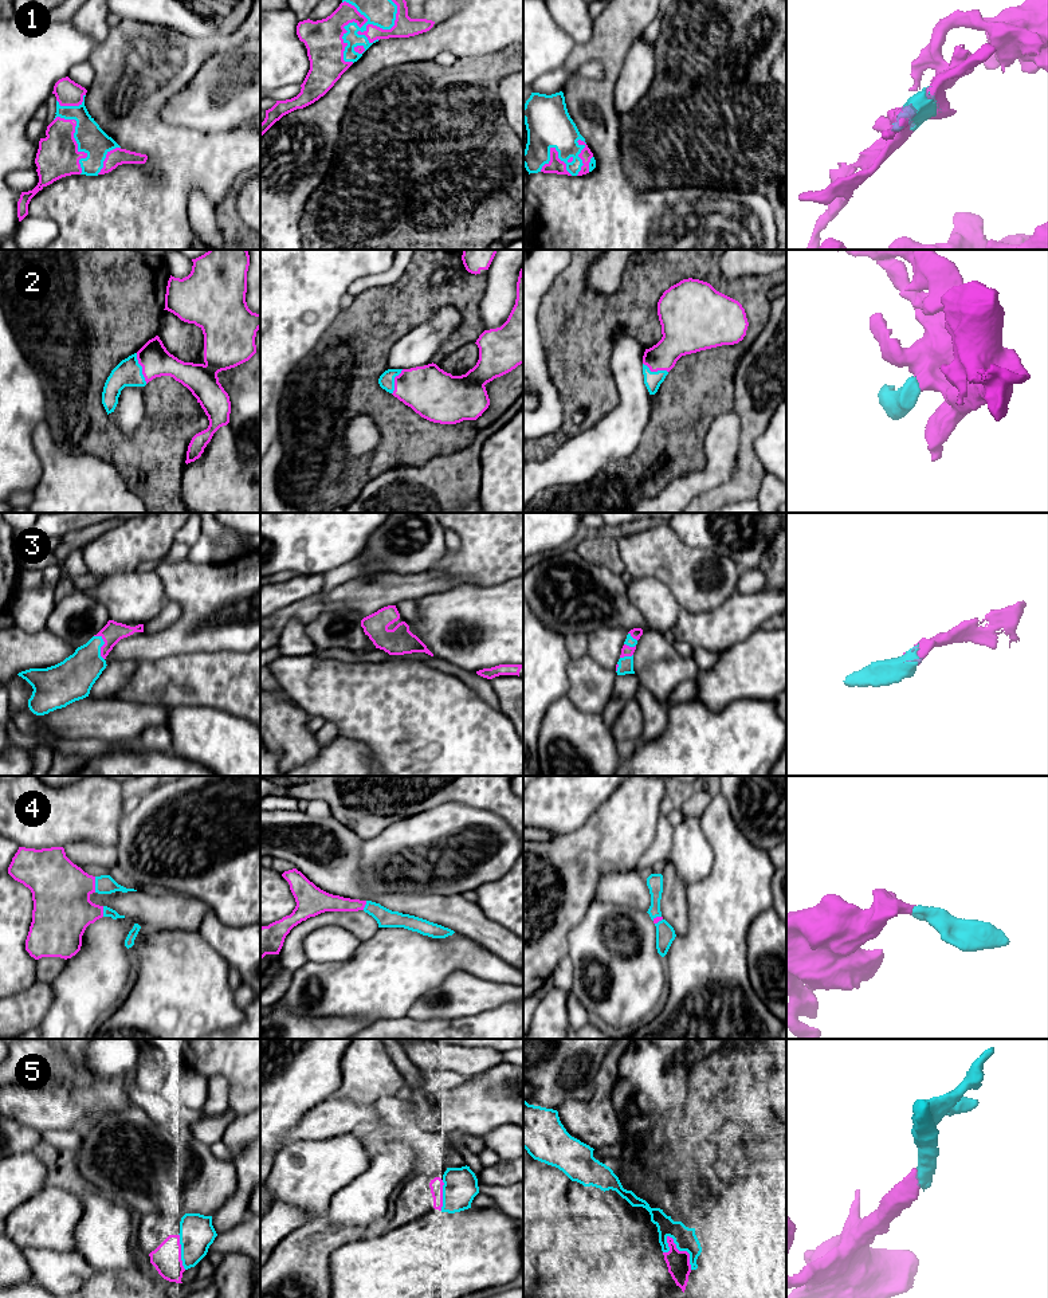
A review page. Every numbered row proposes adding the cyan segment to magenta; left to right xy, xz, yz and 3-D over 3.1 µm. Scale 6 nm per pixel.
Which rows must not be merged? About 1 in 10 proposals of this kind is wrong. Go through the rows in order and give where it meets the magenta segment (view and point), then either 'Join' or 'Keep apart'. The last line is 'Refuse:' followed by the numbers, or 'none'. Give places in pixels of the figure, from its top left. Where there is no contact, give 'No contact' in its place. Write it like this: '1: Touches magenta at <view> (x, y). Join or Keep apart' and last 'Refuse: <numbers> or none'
1: Touches magenta at xz (360, 27). Join
2: Touches magenta at xy (142, 368). Join
3: Touches magenta at xy (102, 646). Join
4: Touches magenta at xy (94, 885). Join
5: Touches magenta at yz (683, 1251). Join
Refuse: none

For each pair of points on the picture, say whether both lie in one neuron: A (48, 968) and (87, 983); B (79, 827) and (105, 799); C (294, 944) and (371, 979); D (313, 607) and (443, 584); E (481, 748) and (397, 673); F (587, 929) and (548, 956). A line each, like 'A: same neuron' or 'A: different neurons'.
A: different neurons
B: same neuron
C: different neurons
D: same neuron
E: same neuron
F: different neurons

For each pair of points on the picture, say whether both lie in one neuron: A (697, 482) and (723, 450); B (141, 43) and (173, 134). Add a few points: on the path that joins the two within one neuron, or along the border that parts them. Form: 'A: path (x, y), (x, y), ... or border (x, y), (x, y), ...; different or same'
A: path (705, 475), (721, 458); same
B: path (141, 67), (141, 109), (149, 117); same

